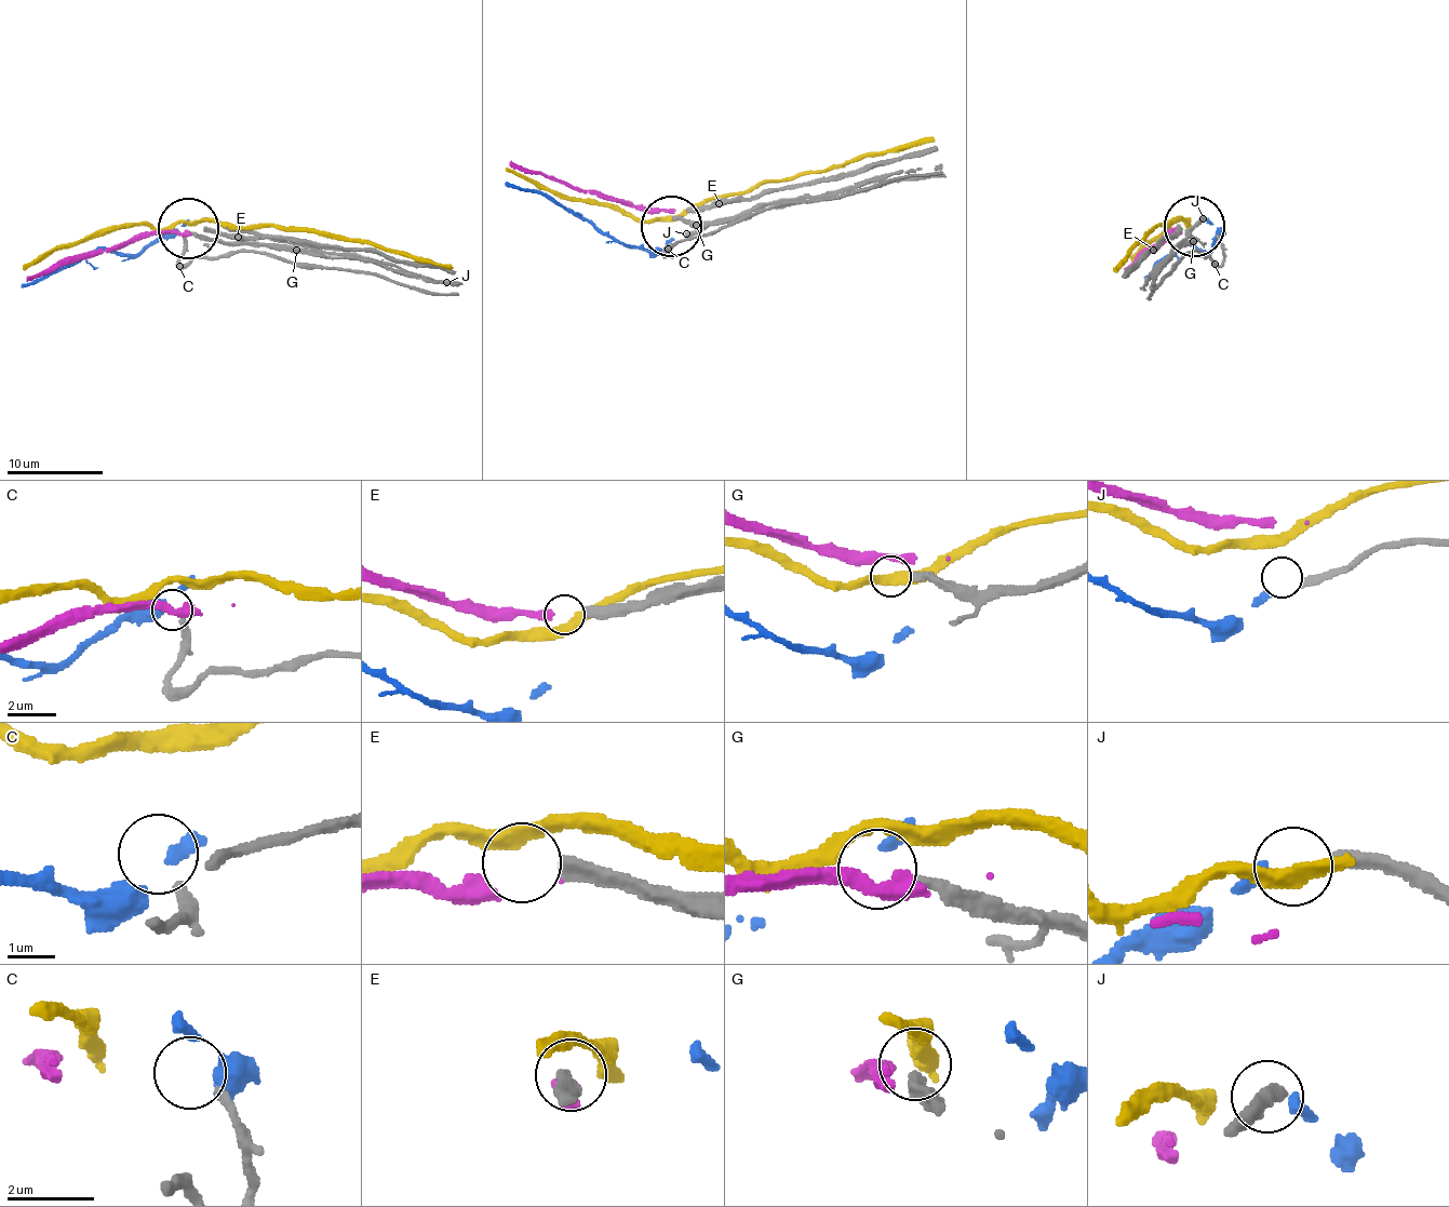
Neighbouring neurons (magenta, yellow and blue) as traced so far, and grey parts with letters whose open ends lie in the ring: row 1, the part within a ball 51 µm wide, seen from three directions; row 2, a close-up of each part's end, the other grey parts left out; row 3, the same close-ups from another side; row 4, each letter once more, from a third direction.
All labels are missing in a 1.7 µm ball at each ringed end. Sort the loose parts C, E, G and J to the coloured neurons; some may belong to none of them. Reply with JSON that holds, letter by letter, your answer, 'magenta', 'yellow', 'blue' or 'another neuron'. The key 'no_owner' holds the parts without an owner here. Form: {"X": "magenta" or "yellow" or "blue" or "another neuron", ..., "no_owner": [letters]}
{"C": "another neuron", "E": "magenta", "G": "another neuron", "J": "blue", "no_owner": ["C", "G"]}

